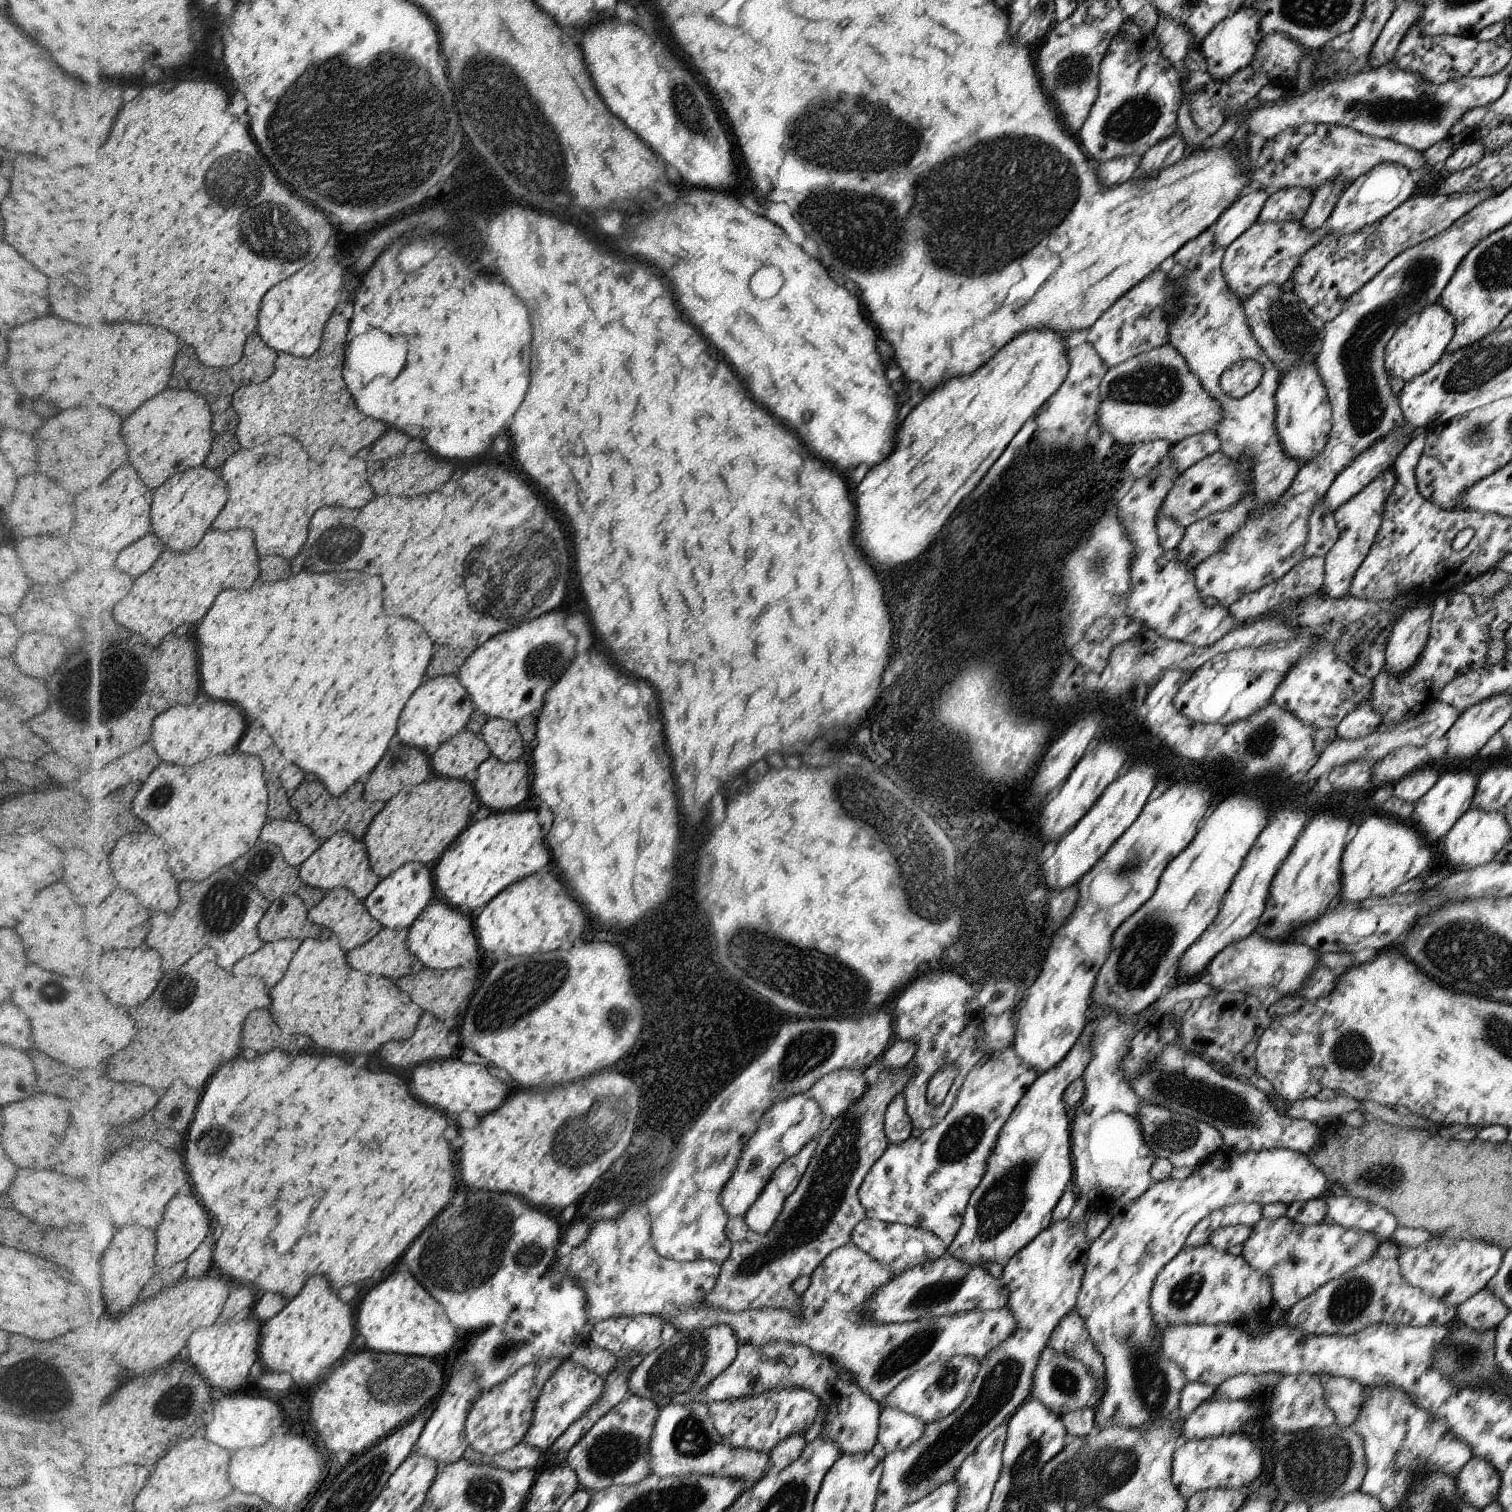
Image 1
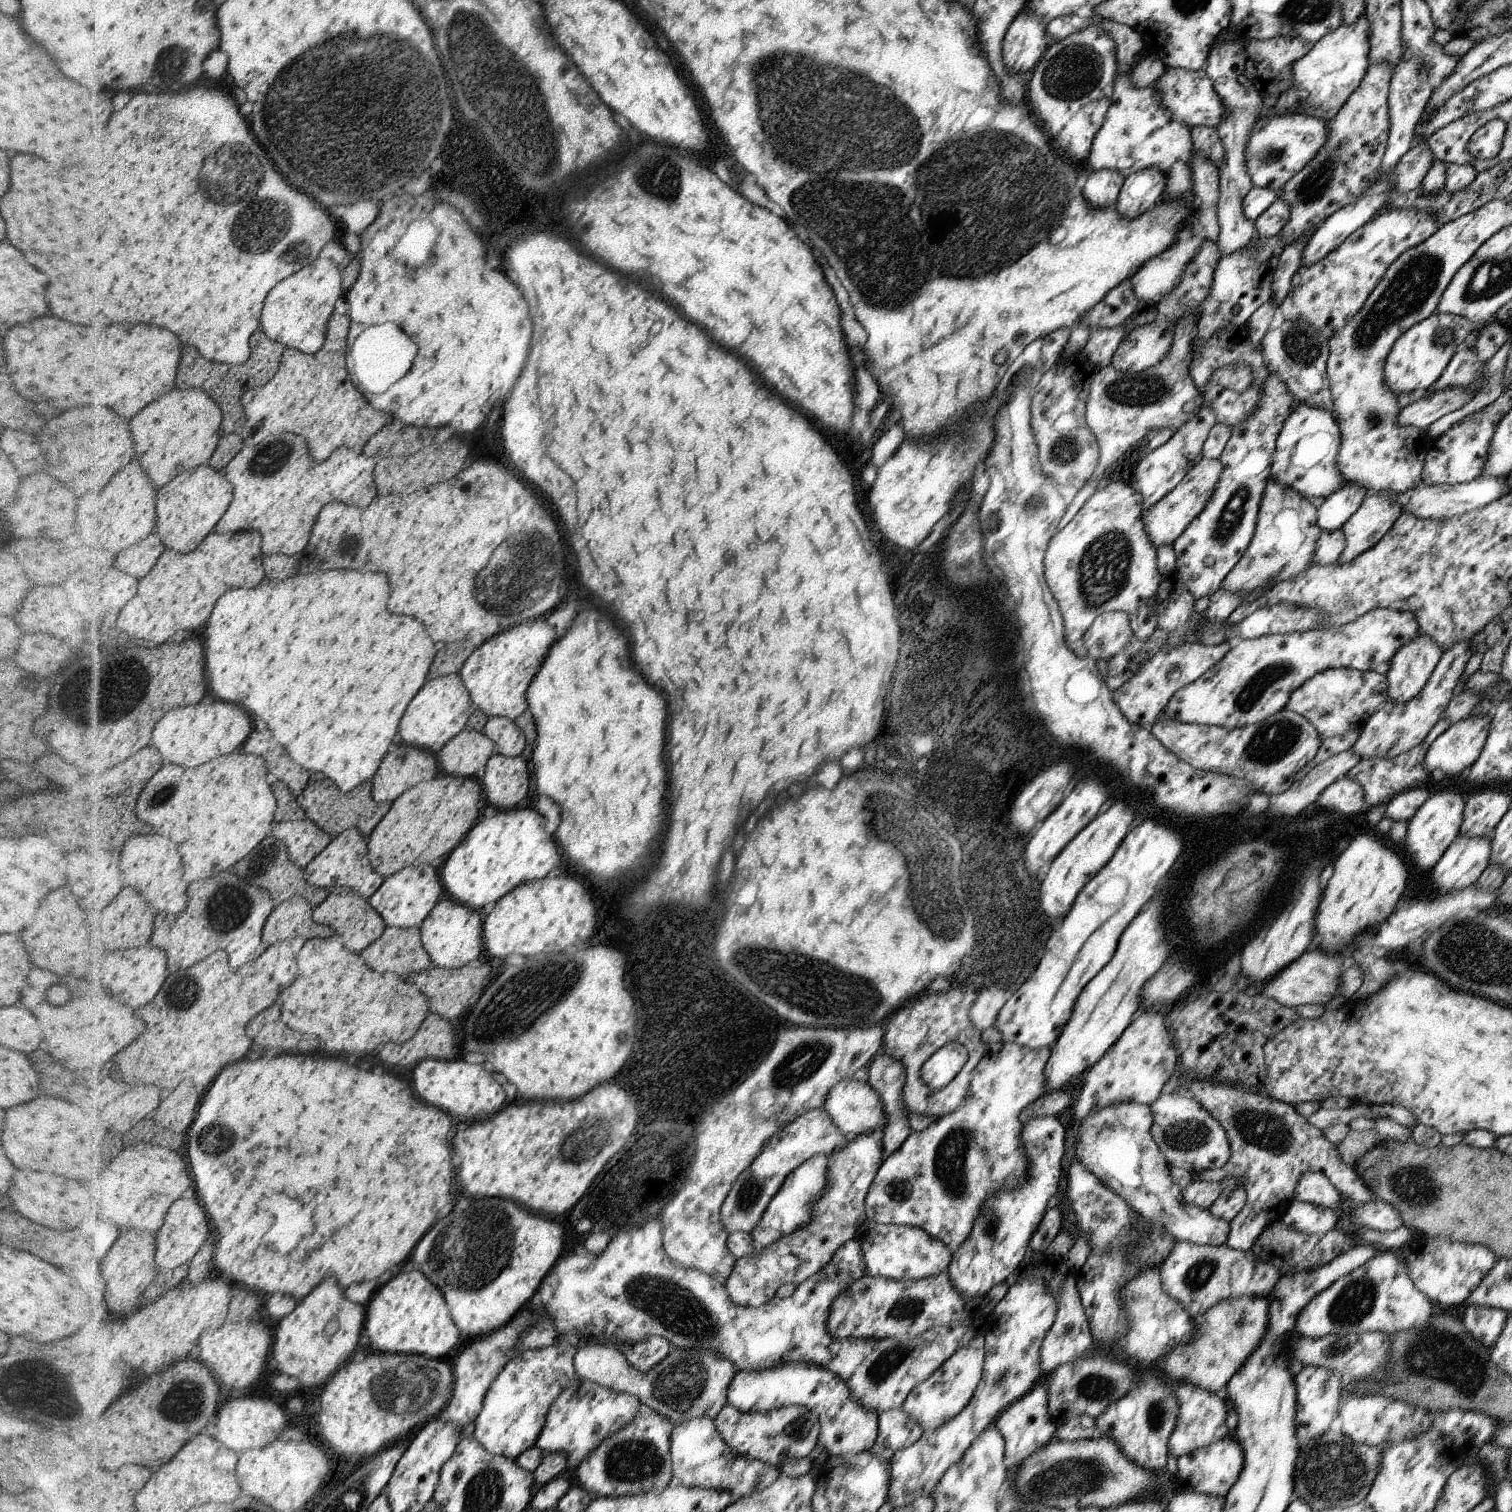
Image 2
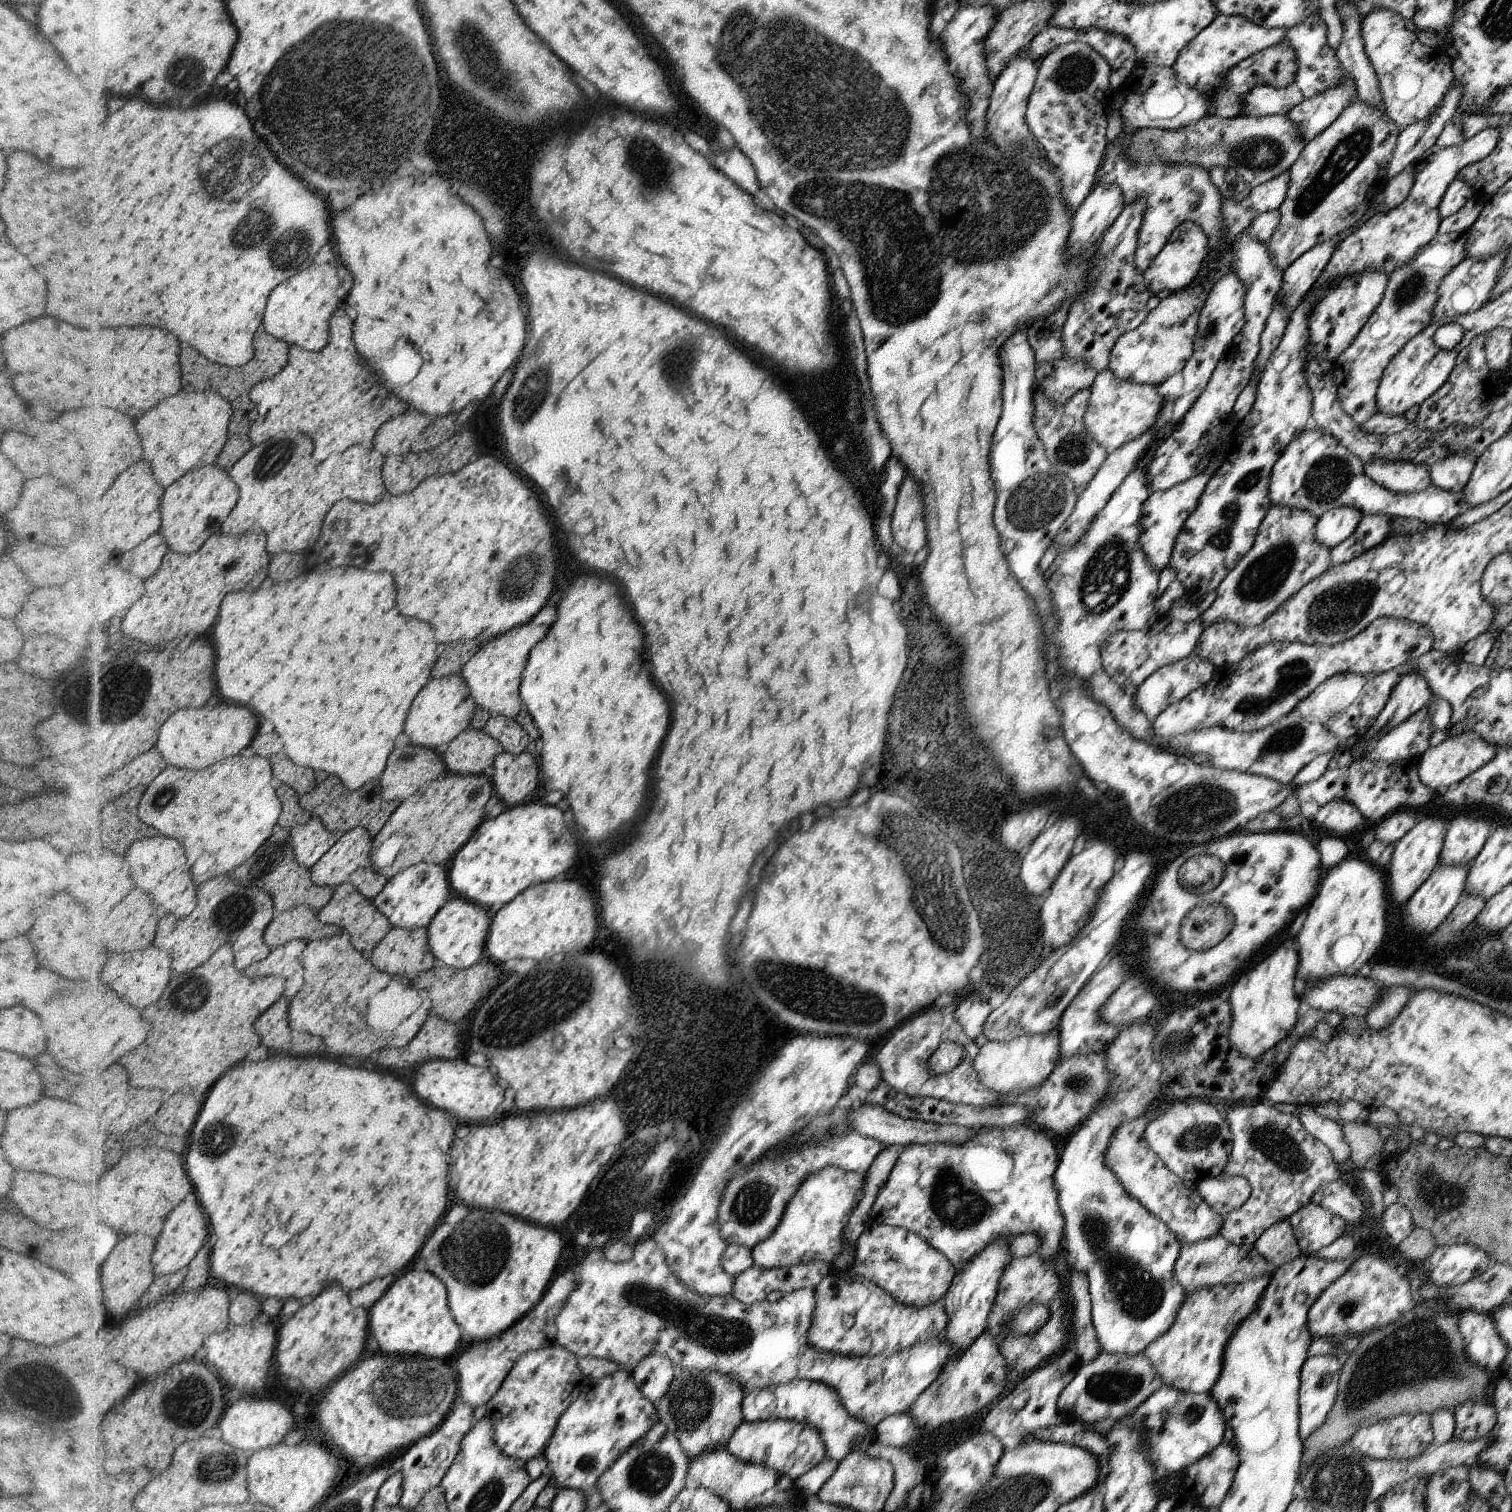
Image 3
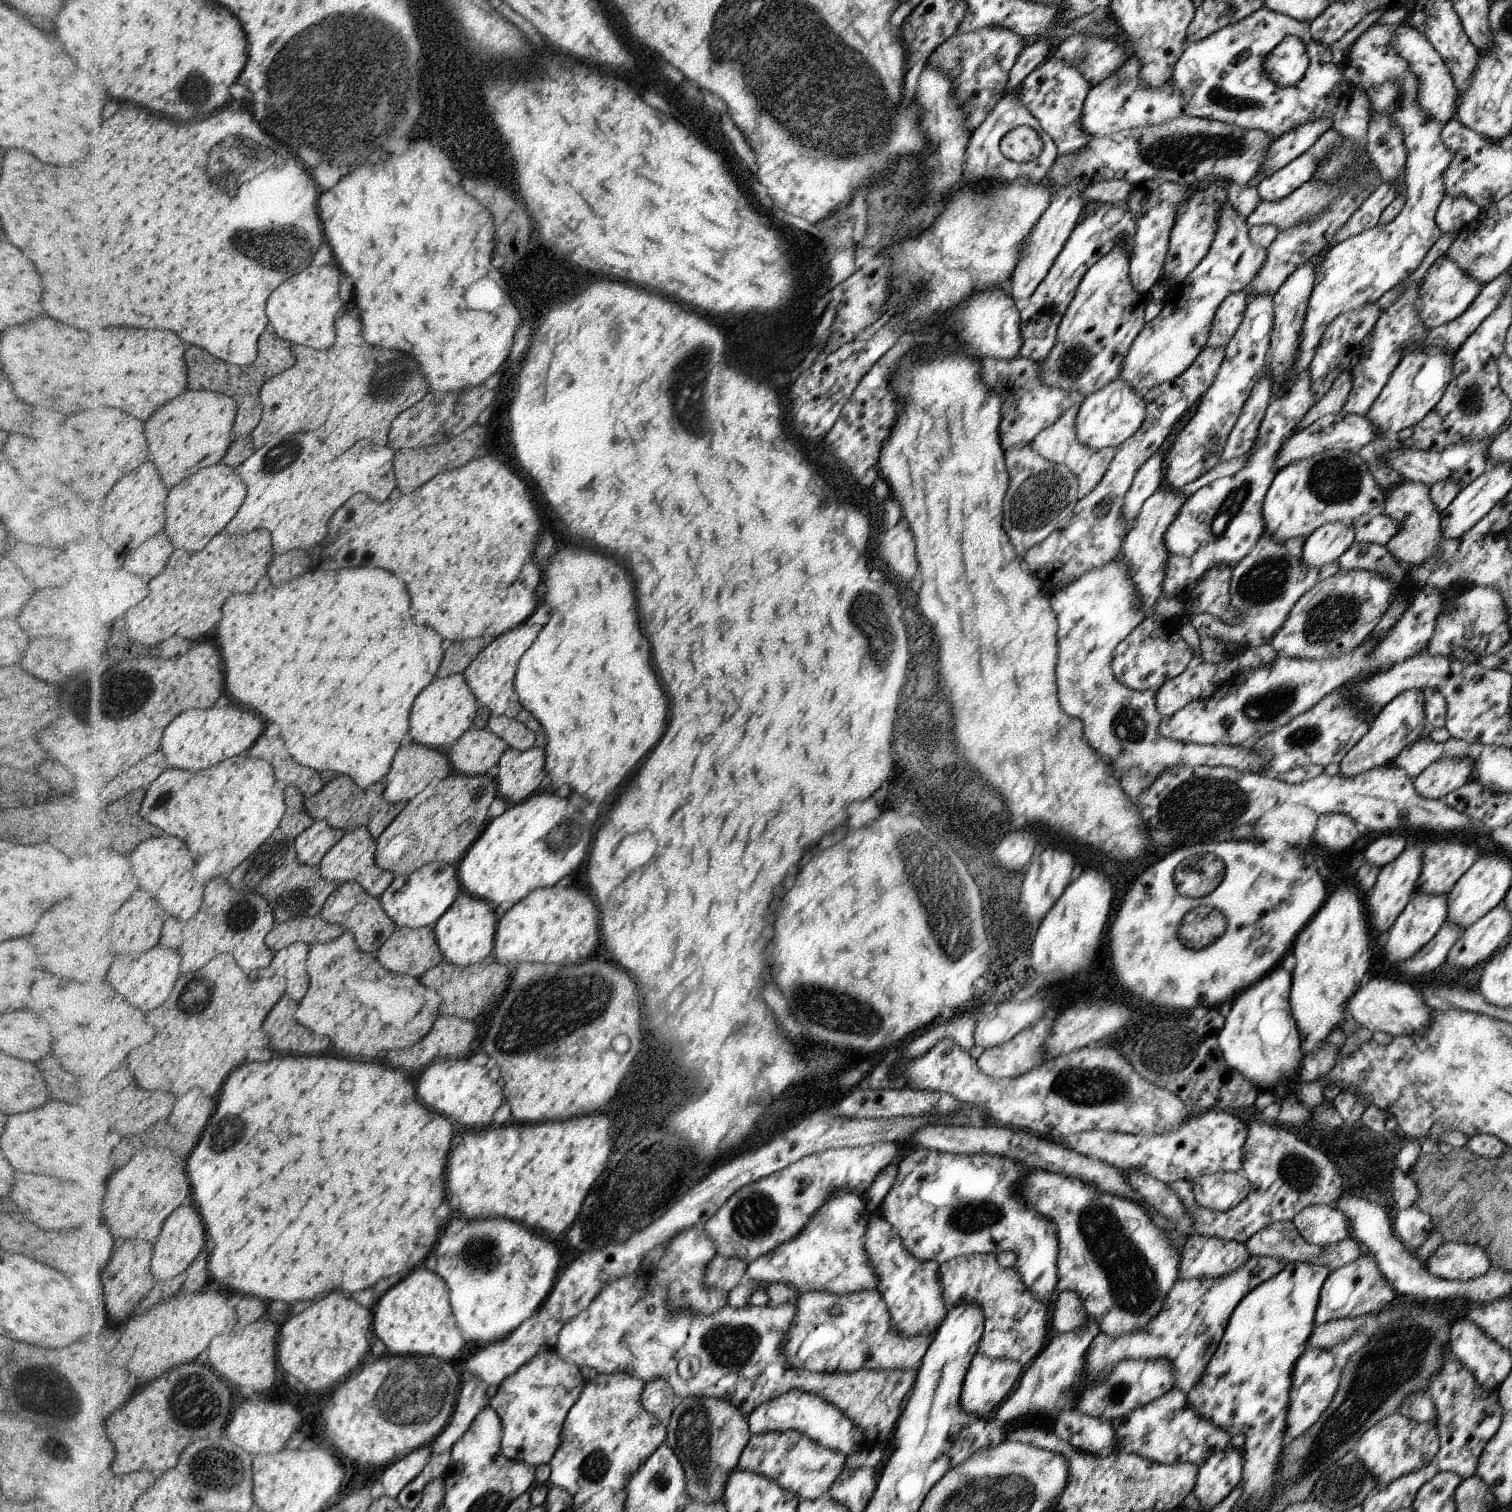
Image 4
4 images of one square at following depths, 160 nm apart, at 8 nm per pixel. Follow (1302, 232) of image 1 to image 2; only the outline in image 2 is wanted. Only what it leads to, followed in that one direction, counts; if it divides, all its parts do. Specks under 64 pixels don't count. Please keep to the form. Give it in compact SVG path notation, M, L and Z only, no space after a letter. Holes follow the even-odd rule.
M1279 234L1273 237L1259 236L1259 242L1248 251L1235 252L1220 259L1213 274L1213 283L1203 302L1201 317L1197 320L1197 332L1193 338L1196 347L1207 341L1211 335L1228 325L1245 328L1252 313L1273 294L1272 281L1278 266L1279 256L1284 250Z

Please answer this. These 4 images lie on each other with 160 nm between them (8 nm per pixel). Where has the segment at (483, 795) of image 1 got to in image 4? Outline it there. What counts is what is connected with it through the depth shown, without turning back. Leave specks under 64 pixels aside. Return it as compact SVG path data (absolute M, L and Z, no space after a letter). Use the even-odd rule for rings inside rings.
M532 747L525 751L510 749L501 756L498 775L494 778L498 797L515 805L538 790L546 776L544 750Z

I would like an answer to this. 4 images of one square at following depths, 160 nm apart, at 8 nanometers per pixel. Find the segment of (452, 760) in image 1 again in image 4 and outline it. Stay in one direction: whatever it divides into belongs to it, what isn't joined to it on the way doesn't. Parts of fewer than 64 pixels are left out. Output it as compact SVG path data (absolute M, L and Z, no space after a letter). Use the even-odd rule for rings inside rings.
M471 728L450 749L450 760L458 773L470 776L488 774L506 751L506 741L489 728Z

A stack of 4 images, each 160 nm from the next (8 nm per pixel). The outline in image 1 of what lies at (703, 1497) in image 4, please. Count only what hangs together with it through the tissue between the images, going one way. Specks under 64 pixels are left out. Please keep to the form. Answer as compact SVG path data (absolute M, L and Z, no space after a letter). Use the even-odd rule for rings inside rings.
M730 1325L706 1331L676 1331L670 1340L636 1362L628 1377L629 1394L653 1400L660 1407L694 1404L709 1384L730 1368L737 1358L738 1348L737 1335ZM588 1339L577 1348L570 1358L581 1367L590 1372L594 1372L602 1378L610 1375L619 1362L614 1353L608 1352L605 1348L600 1348L594 1341Z

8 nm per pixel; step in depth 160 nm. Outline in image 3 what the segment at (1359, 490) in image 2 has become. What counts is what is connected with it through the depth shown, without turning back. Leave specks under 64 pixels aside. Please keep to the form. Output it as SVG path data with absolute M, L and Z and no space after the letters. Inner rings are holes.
M1338 507L1326 511L1316 520L1315 542L1329 550L1333 549L1337 544L1355 534L1362 516L1358 509L1352 507Z

